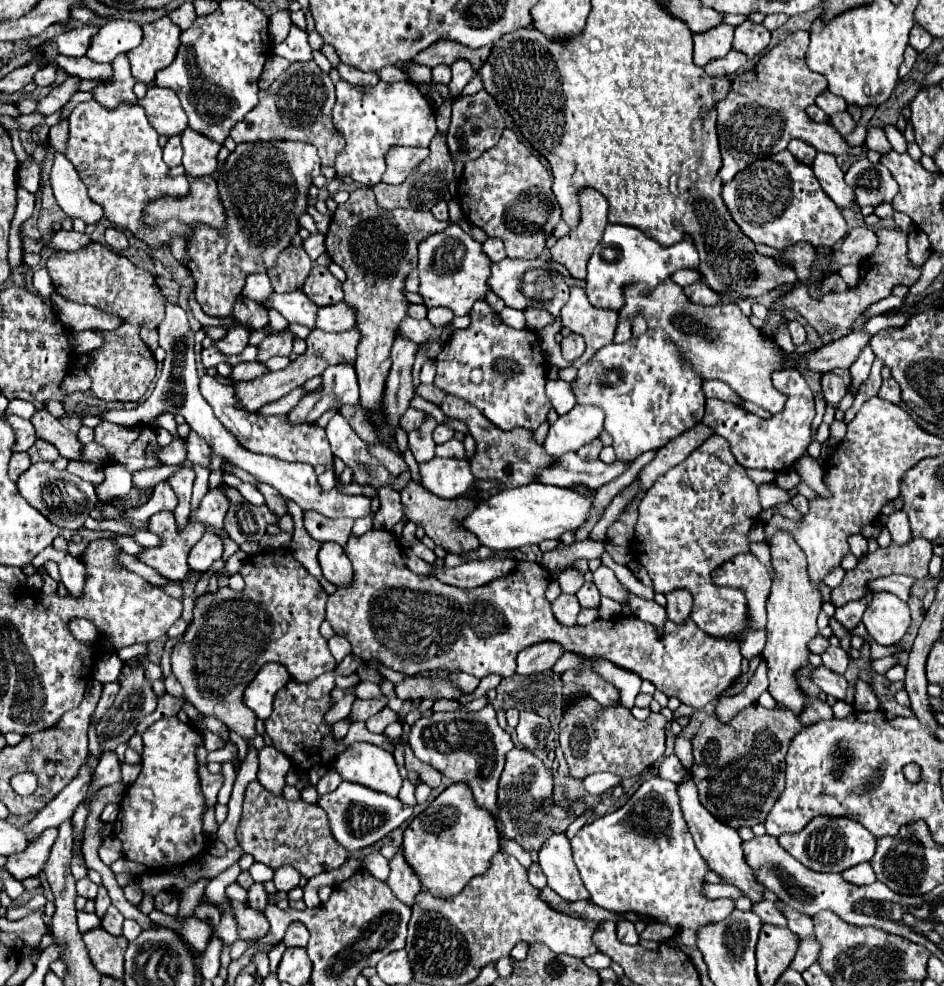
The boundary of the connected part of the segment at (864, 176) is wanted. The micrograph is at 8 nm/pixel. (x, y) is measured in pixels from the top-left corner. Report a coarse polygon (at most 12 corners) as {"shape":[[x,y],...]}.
{"shape":[[862,158],[846,172],[858,206],[892,202],[898,184]]}

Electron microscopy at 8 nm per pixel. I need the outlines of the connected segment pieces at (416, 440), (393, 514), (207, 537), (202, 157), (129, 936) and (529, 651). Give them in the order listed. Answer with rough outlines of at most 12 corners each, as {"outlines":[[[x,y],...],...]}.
{"outlines":[[[434,418],[408,434],[418,464],[434,458]],[[378,490],[374,528],[390,531],[404,520],[400,494]],[[204,534],[188,554],[194,572],[208,572],[222,558],[222,540]],[[186,128],[182,134],[188,176],[210,176],[220,144]],[[124,920],[124,938],[134,942],[142,928],[136,921]],[[534,644],[516,658],[516,674],[550,670],[564,652],[556,644]]]}

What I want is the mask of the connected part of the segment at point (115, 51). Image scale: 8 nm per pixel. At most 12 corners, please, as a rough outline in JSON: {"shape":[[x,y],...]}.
{"shape":[[132,20],[100,28],[86,56],[112,62],[142,42]]}

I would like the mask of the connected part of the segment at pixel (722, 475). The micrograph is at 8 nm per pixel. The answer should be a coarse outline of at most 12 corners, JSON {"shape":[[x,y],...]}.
{"shape":[[714,434],[646,490],[630,544],[654,592],[688,590],[738,638],[744,592],[712,572],[748,552],[758,486]]}

